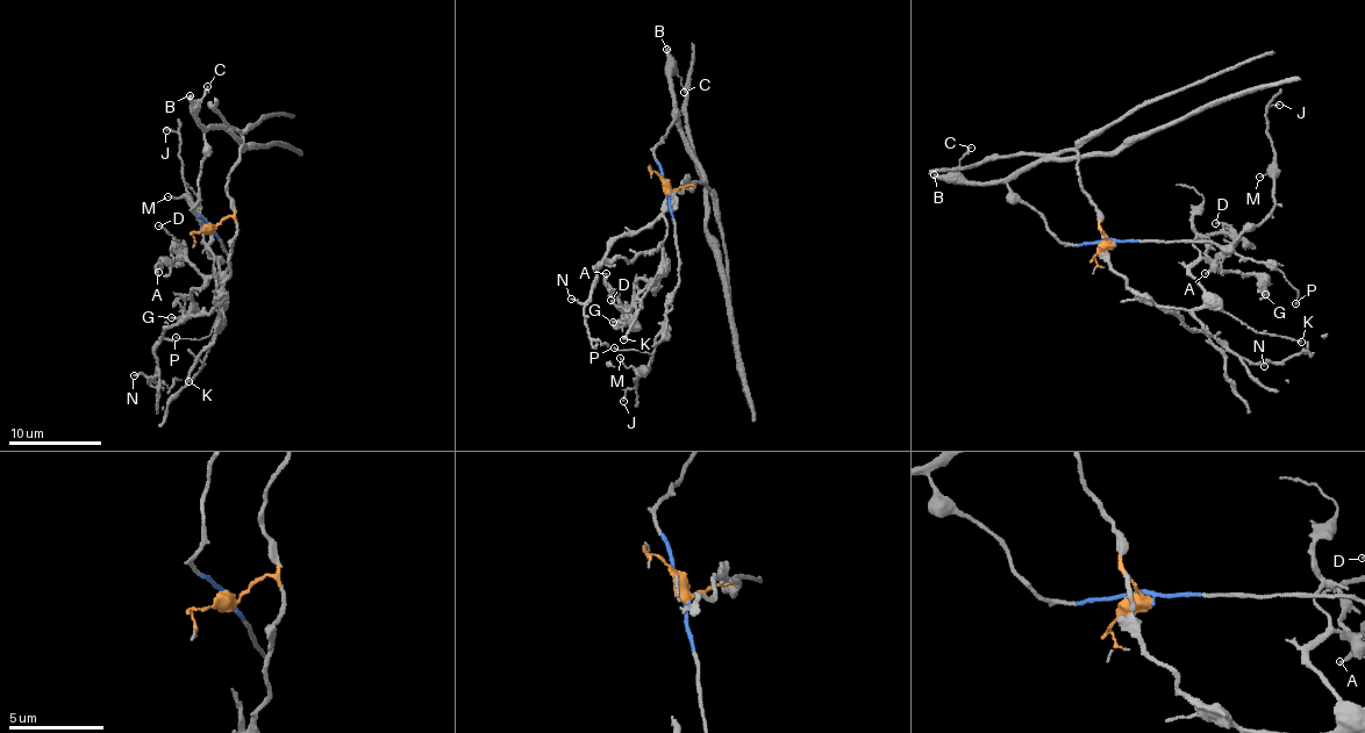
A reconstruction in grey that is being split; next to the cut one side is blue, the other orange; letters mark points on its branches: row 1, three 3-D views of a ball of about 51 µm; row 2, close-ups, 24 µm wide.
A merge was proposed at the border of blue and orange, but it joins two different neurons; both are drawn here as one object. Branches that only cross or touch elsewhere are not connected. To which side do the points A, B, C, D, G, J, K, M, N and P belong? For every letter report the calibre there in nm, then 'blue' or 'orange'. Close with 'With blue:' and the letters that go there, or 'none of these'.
A: calibre 150 nm; orange
B: calibre 320 nm; blue
C: calibre 120 nm; blue
D: calibre 120 nm; orange
G: calibre 160 nm; orange
J: calibre 80 nm; blue
K: calibre 170 nm; orange
M: calibre 100 nm; blue
N: calibre 140 nm; orange
P: calibre 100 nm; blue
With blue: B, C, J, M, P

